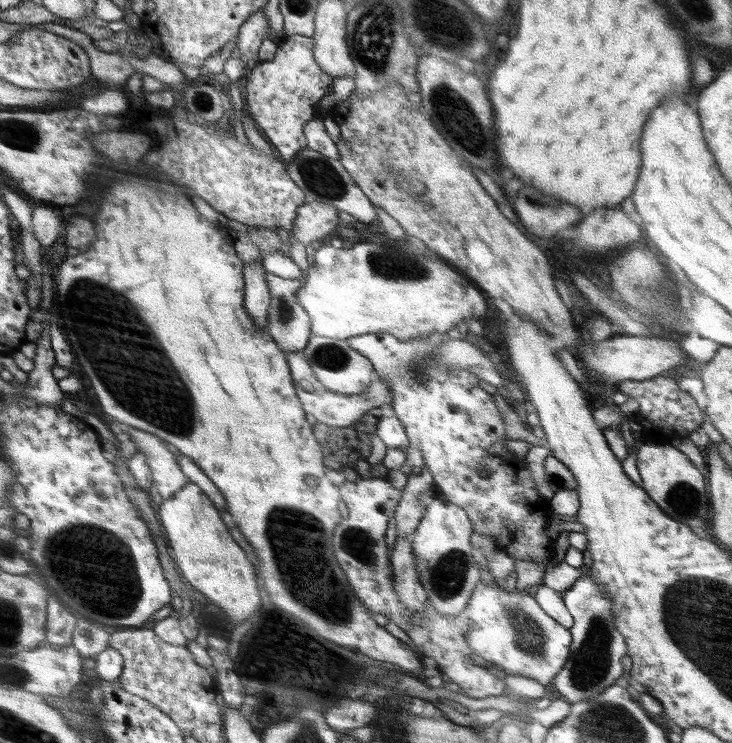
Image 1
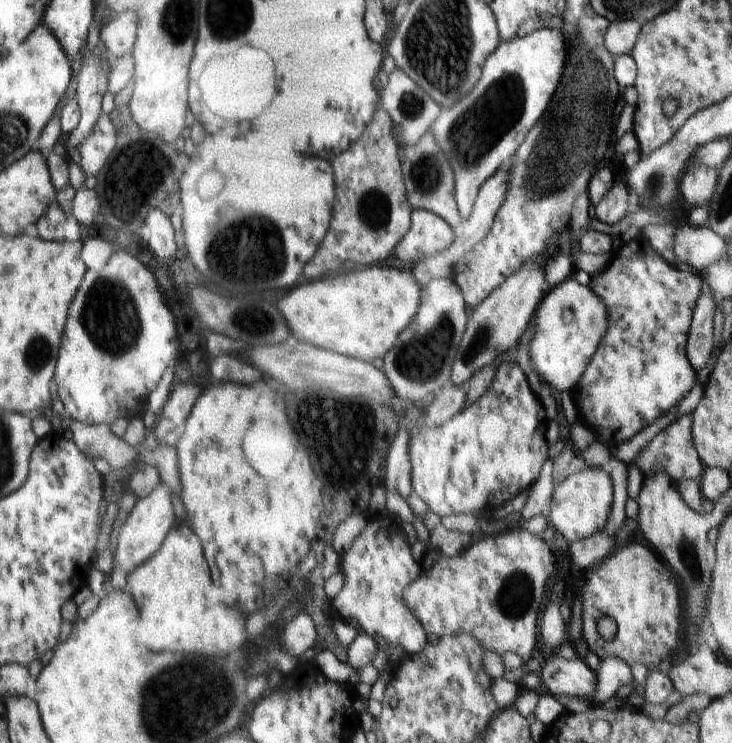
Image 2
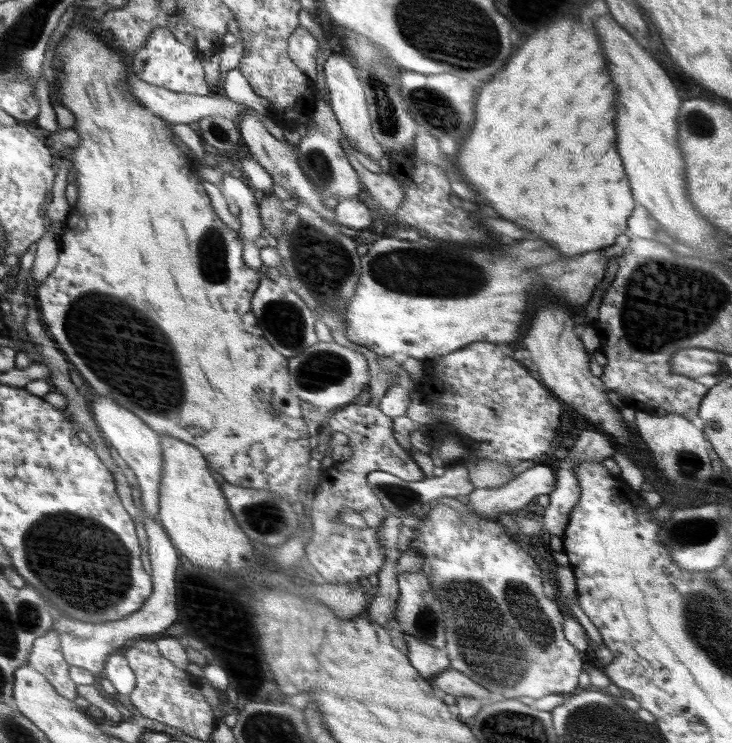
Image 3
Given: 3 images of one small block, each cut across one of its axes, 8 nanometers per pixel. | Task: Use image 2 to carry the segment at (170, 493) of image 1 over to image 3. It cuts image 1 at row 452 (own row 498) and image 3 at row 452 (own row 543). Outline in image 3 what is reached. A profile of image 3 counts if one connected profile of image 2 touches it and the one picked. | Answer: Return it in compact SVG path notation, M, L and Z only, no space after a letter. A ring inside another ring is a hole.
M98 394L98 396L100 398L96 398L91 404L95 421L98 423L100 431L104 433L104 437L108 438L110 446L116 448L118 454L136 475L144 508L155 516L158 513L158 490L160 490L160 478L162 478L163 450L160 447L160 433L152 430L148 424L126 408L120 408L112 398L106 398L102 394Z

